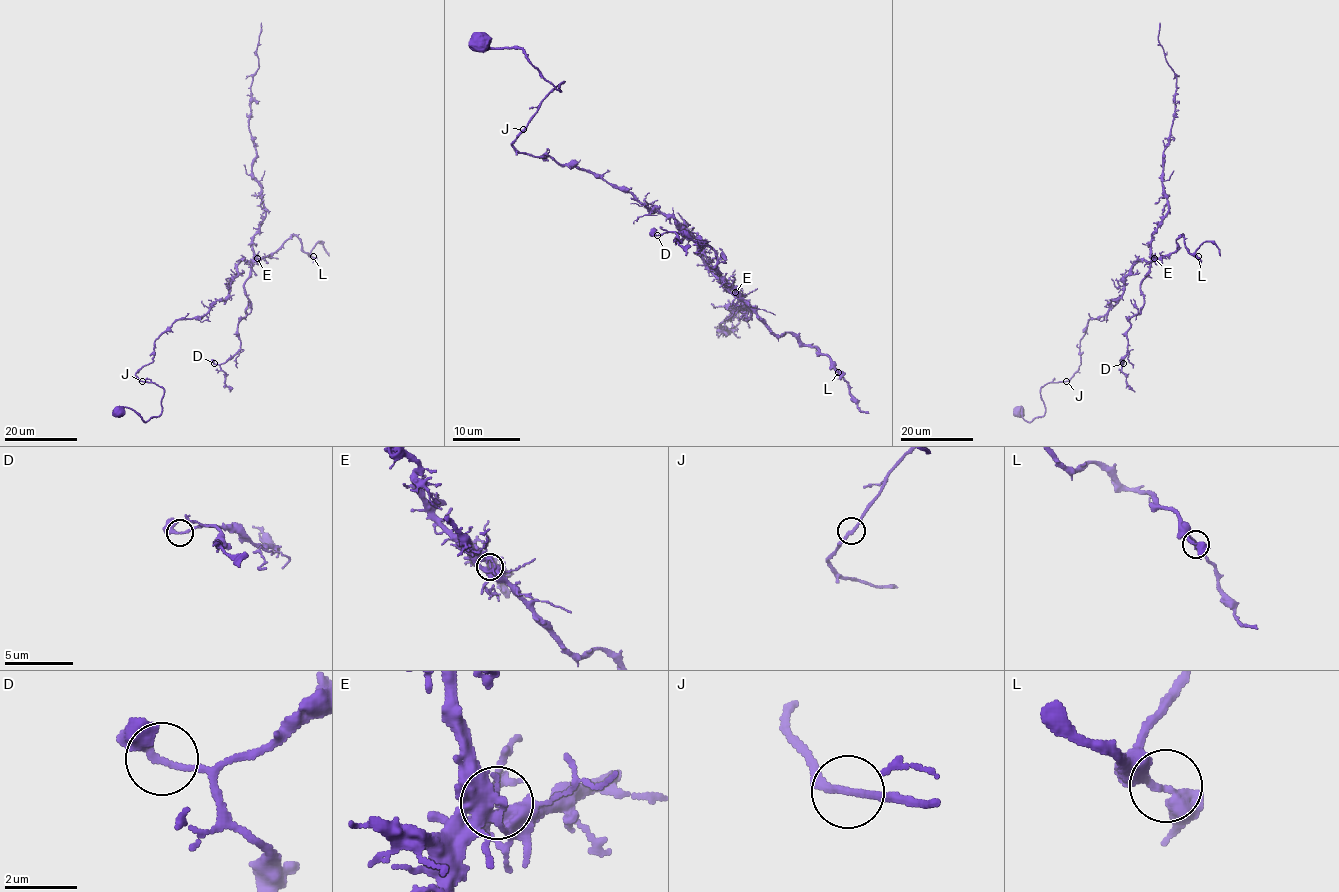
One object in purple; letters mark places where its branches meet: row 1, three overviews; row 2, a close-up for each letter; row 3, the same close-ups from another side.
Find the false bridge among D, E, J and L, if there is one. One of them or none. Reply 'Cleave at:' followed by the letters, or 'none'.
Cleave at: E

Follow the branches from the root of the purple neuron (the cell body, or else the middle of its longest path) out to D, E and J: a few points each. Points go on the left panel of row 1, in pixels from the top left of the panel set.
D: (116, 412), (161, 413), (164, 389), (135, 374), (247, 260), (240, 348), (215, 364)
E: (116, 412), (145, 422), (161, 413), (164, 389), (135, 374), (154, 342), (224, 300), (237, 264), (256, 258)
J: (116, 412), (124, 407), (132, 408), (145, 422), (161, 413), (164, 389), (155, 383), (142, 381)

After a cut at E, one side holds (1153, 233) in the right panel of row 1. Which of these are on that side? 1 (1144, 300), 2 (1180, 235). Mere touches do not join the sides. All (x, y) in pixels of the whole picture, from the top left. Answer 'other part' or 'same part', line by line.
1: same part
2: other part

